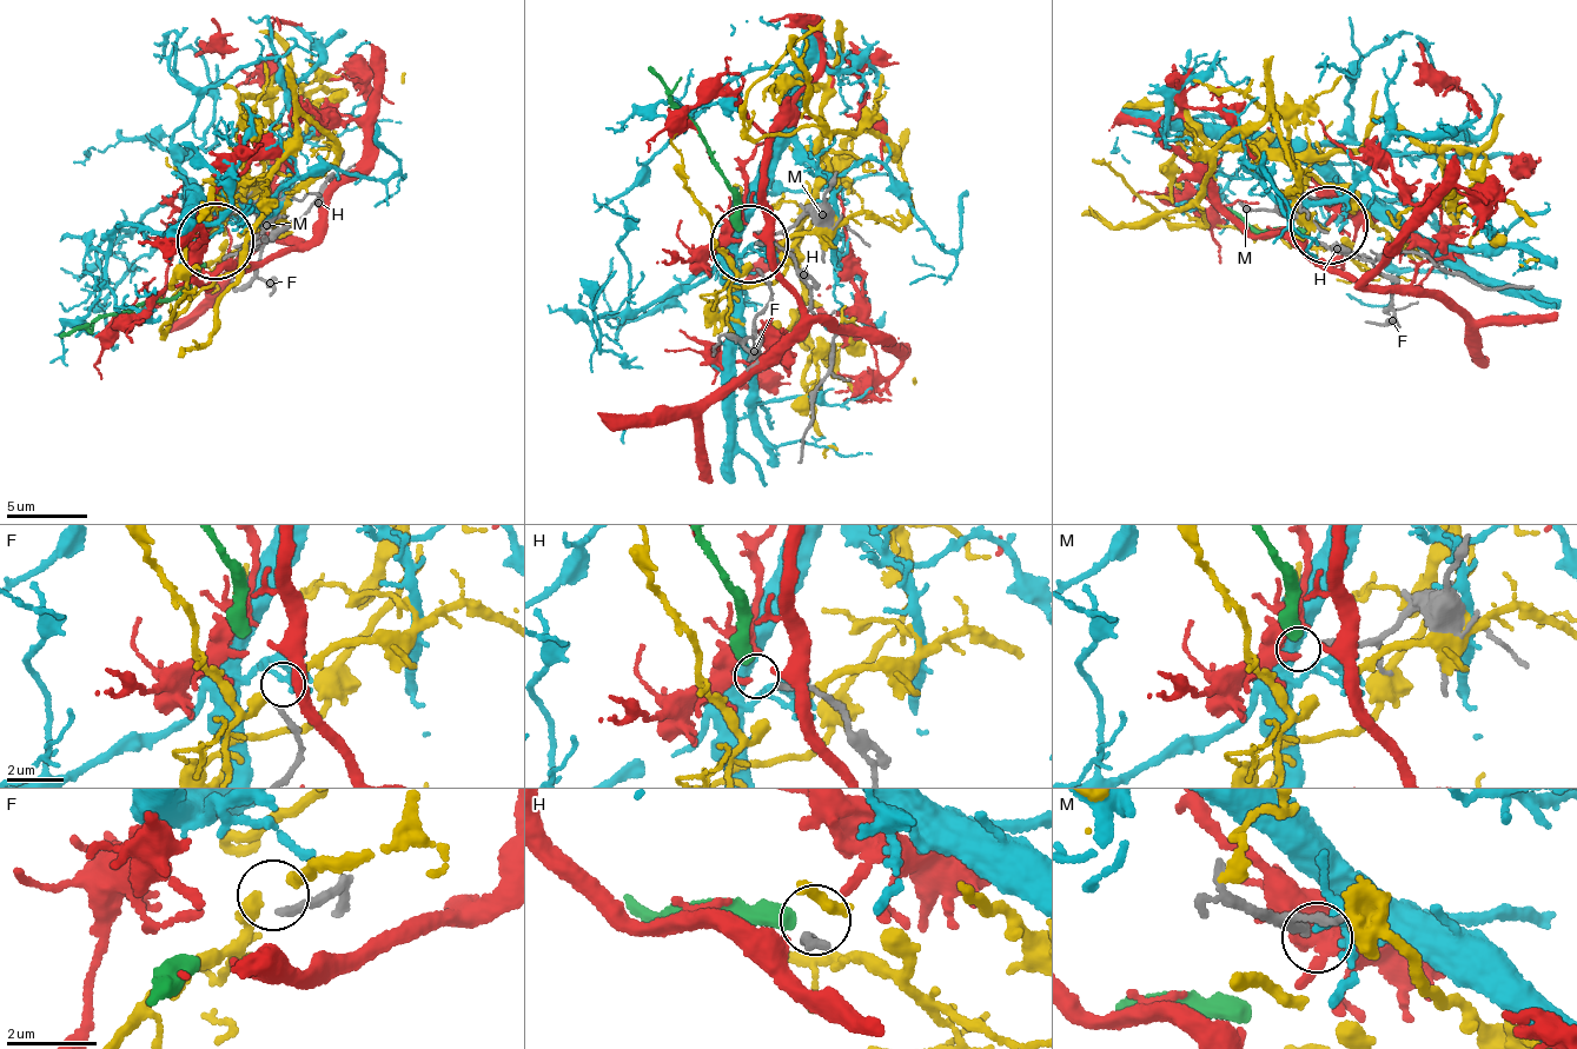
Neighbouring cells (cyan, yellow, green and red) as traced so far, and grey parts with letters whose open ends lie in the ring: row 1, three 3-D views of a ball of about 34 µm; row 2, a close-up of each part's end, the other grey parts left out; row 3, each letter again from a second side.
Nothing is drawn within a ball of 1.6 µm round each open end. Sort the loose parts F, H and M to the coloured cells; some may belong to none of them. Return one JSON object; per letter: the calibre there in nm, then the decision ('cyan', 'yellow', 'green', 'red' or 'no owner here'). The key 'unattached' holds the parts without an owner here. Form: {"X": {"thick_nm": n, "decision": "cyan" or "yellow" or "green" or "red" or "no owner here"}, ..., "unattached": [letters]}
{"F": {"thick_nm": 180, "decision": "yellow"}, "H": {"thick_nm": 180, "decision": "green"}, "M": {"thick_nm": 200, "decision": "red"}, "unattached": []}

